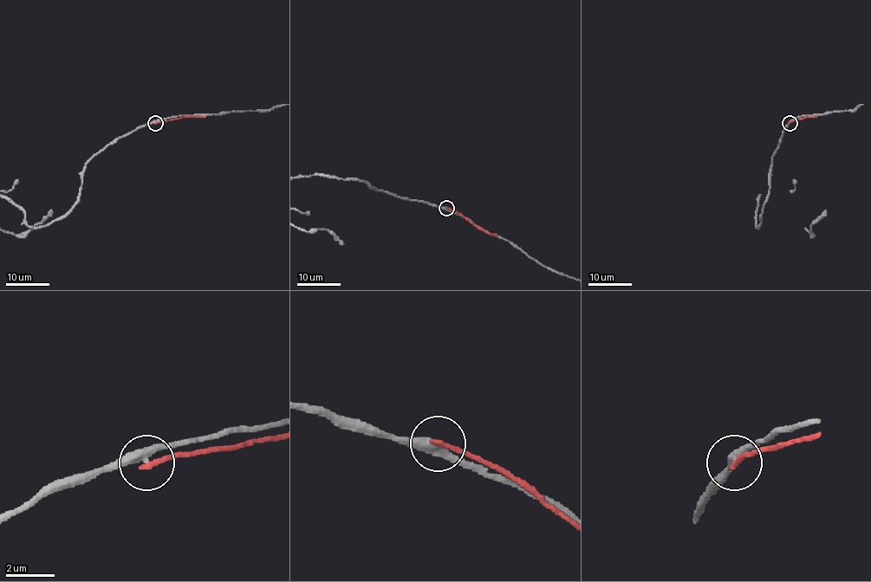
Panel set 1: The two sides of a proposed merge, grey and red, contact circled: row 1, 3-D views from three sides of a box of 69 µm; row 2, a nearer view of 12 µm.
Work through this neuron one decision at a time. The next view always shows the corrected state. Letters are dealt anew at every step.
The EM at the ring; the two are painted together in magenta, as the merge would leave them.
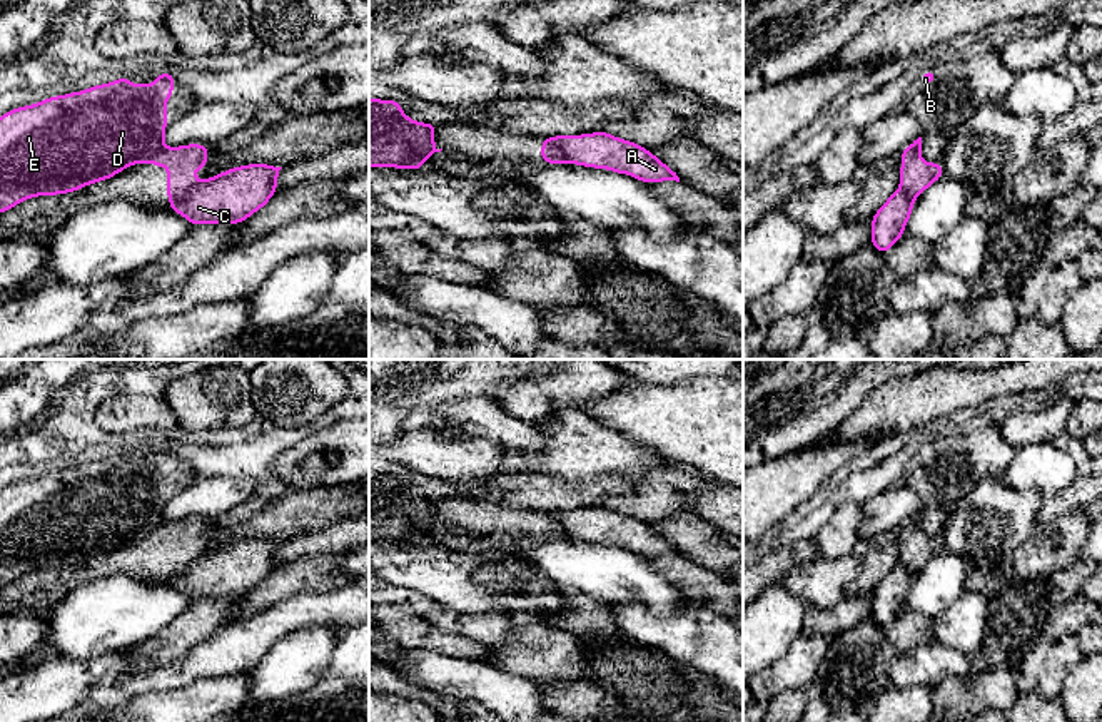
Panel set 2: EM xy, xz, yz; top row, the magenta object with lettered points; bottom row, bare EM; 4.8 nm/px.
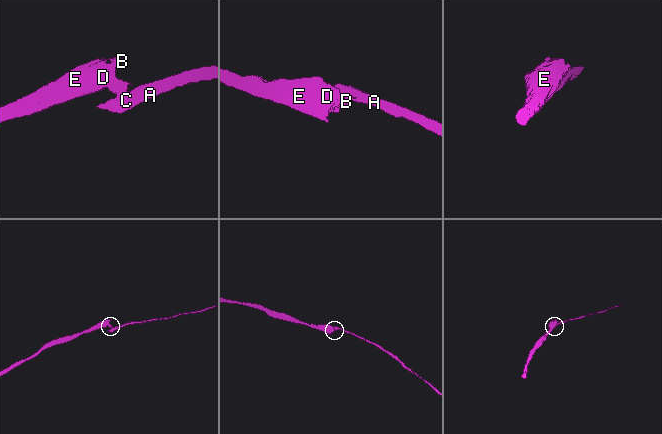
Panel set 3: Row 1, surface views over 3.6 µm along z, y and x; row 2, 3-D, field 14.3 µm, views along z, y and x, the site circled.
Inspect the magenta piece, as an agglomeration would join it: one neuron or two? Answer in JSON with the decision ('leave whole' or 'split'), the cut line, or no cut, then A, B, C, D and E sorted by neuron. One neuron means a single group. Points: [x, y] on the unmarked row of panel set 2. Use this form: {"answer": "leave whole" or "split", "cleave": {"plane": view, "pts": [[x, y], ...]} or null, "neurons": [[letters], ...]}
{"answer": "split", "cleave": {"plane": "xy", "pts": [[197, 555], [182, 570], [169, 577]]}, "neurons": [["A", "C"], ["B", "D", "E"]]}

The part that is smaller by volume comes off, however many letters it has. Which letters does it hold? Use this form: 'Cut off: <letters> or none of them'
Cut off: A, C

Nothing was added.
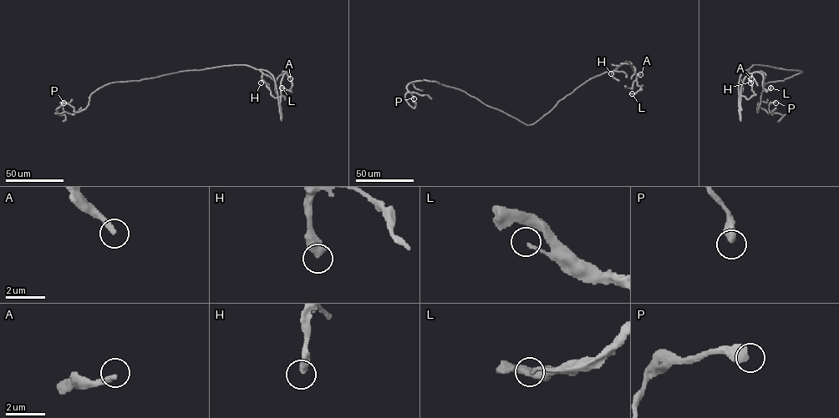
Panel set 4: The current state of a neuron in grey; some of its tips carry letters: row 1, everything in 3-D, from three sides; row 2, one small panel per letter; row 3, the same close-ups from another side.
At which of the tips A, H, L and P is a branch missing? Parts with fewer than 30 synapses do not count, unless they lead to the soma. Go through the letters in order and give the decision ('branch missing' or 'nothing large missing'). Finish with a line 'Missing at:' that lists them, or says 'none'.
A: branch missing
H: nothing large missing
L: nothing large missing
P: nothing large missing
Missing at: A

